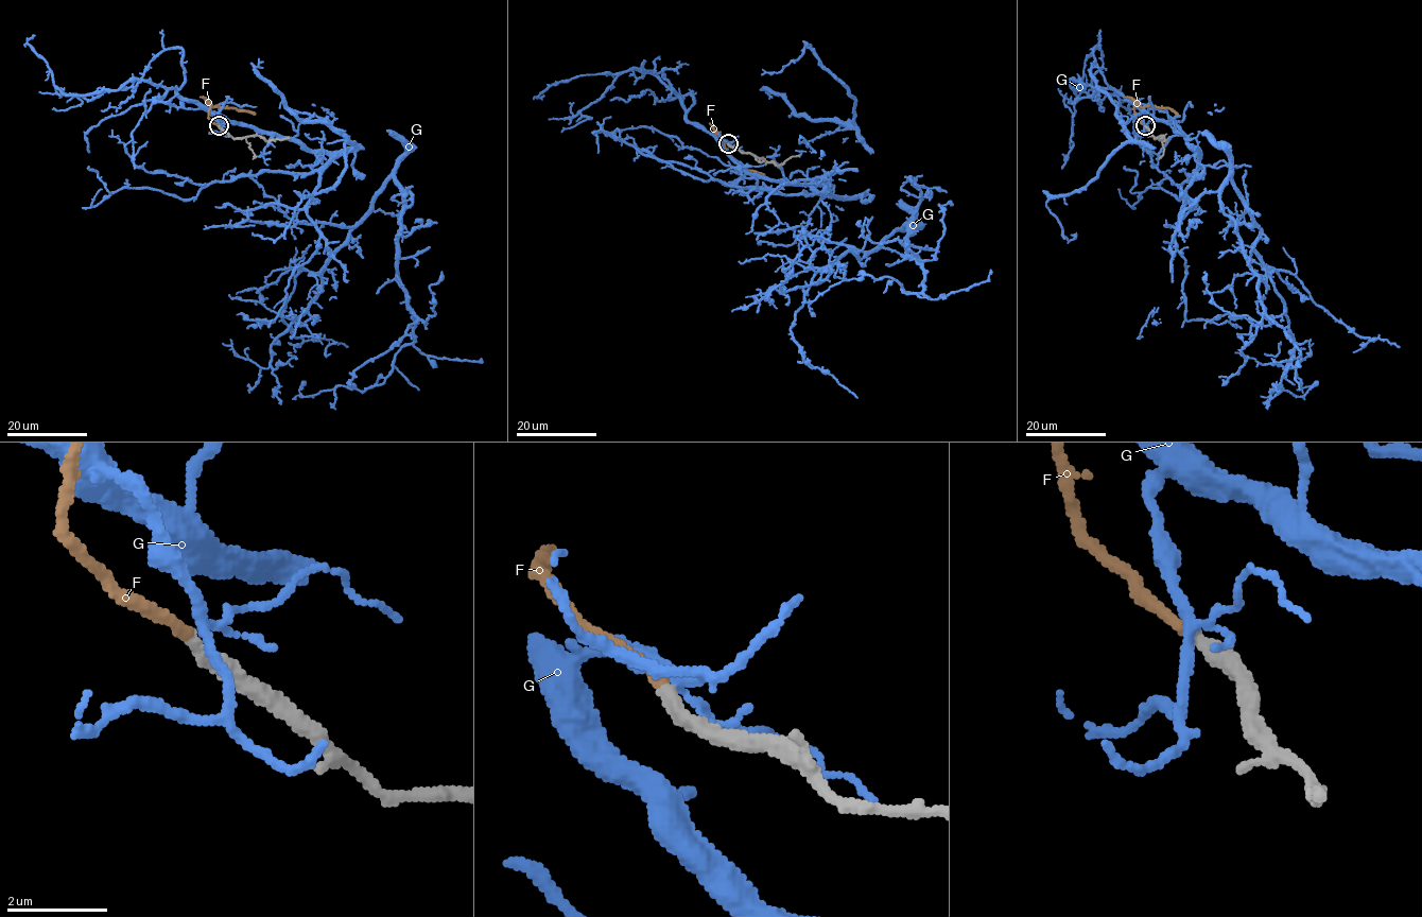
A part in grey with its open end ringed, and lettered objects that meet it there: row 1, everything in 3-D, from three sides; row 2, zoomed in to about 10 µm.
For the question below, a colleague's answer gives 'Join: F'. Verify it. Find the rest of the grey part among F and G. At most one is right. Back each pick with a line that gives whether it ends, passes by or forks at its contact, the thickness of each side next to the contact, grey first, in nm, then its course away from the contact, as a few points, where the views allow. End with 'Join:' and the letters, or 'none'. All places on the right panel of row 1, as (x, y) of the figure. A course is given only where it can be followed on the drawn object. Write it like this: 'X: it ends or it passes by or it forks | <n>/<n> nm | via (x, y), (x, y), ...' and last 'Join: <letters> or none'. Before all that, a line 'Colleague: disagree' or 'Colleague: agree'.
Colleague: agree
F: it ends | 320/200 nm | via (1144, 125), (1136, 117), (1136, 105), (1168, 107), (1178, 114)
Join: F

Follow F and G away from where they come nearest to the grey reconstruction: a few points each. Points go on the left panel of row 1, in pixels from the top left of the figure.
F: (218, 125), (208, 117), (210, 105), (255, 114)
G: (219, 125), (329, 157), (258, 322), (304, 325), (402, 194), (414, 340), (383, 383), (306, 381)

